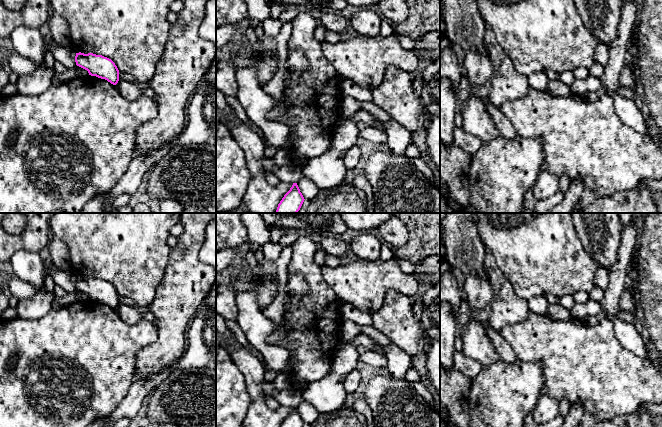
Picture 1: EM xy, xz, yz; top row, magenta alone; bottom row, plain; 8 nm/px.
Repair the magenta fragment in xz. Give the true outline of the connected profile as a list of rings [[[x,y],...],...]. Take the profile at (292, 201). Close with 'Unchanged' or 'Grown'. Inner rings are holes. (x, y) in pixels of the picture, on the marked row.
[[[293,183],[290,190],[284,195],[278,204],[276,213],[297,213],[300,210],[304,200],[305,199],[300,192],[297,183]]]. Unchanged

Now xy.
[[[76,53],[76,65],[87,70],[89,75],[105,79],[113,85],[119,81],[119,70],[115,63],[102,55]]]. Unchanged

